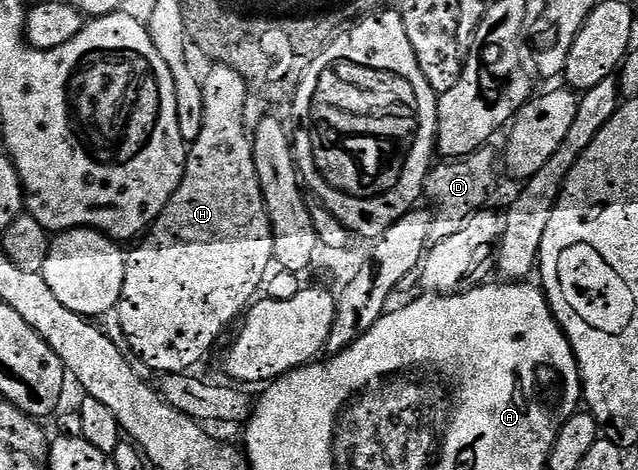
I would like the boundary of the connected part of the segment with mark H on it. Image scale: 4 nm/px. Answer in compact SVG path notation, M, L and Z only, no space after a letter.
M214 65L211 66L211 68L211 71L208 72L206 76L203 74L200 79L202 84L202 96L204 97L204 105L206 106L204 109L204 125L200 129L200 137L196 137L196 141L189 144L184 177L176 189L176 193L168 201L168 205L164 210L160 212L158 219L154 222L153 227L149 228L145 238L137 244L139 247L136 248L134 252L131 250L129 254L127 254L126 268L124 269L124 289L120 293L120 301L116 308L118 323L122 326L123 337L126 338L127 344L125 343L125 346L129 348L131 352L134 350L135 353L142 358L143 364L141 363L141 366L143 368L145 368L144 366L151 367L152 370L158 371L157 373L186 373L194 369L194 366L213 349L214 342L225 333L226 326L228 326L234 318L237 320L239 316L251 306L252 300L259 294L260 288L265 284L268 278L268 272L274 263L270 218L268 217L266 206L264 205L260 181L256 177L252 139L248 134L245 121L242 120L242 110L246 107L248 88L246 82L240 77L240 73L236 73L236 69L223 67L221 65Z

